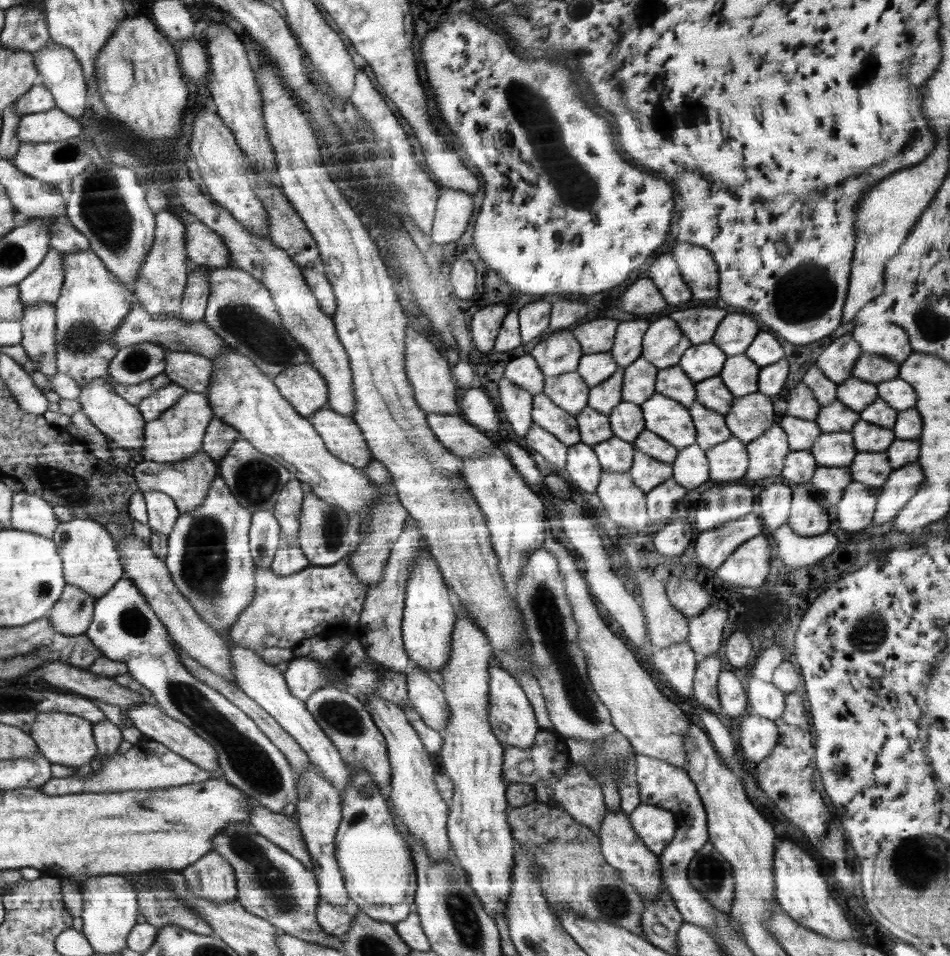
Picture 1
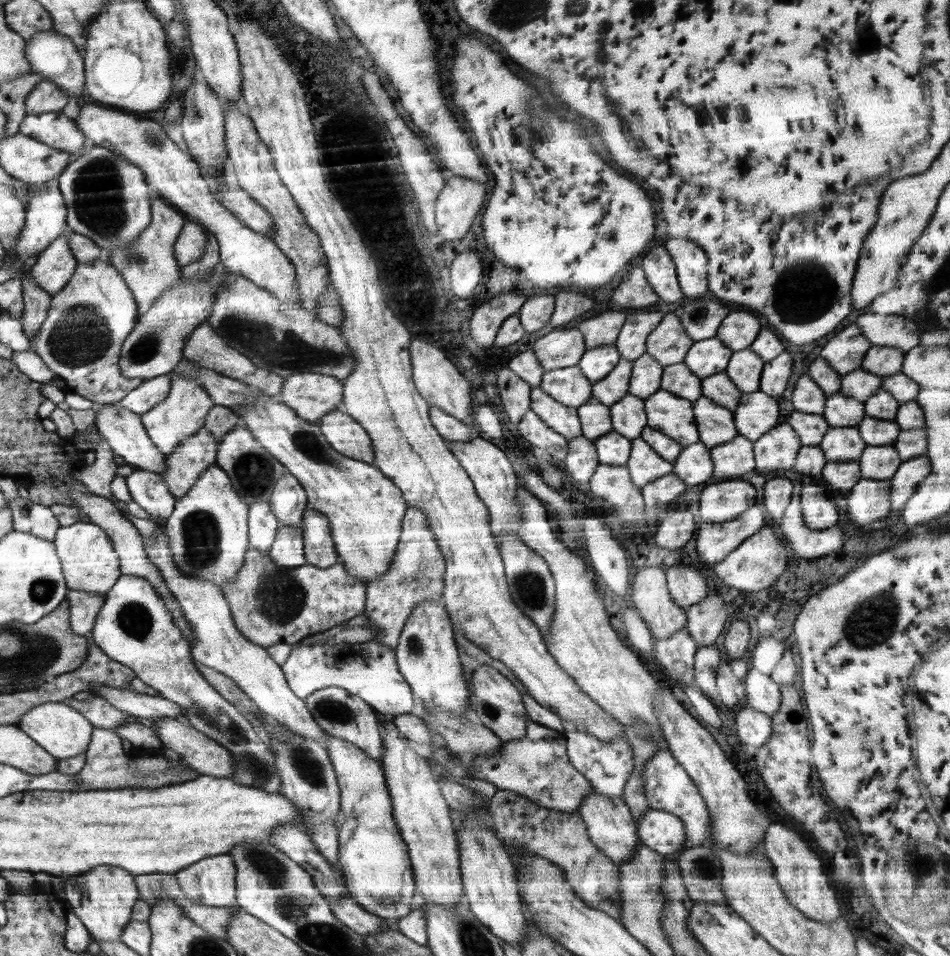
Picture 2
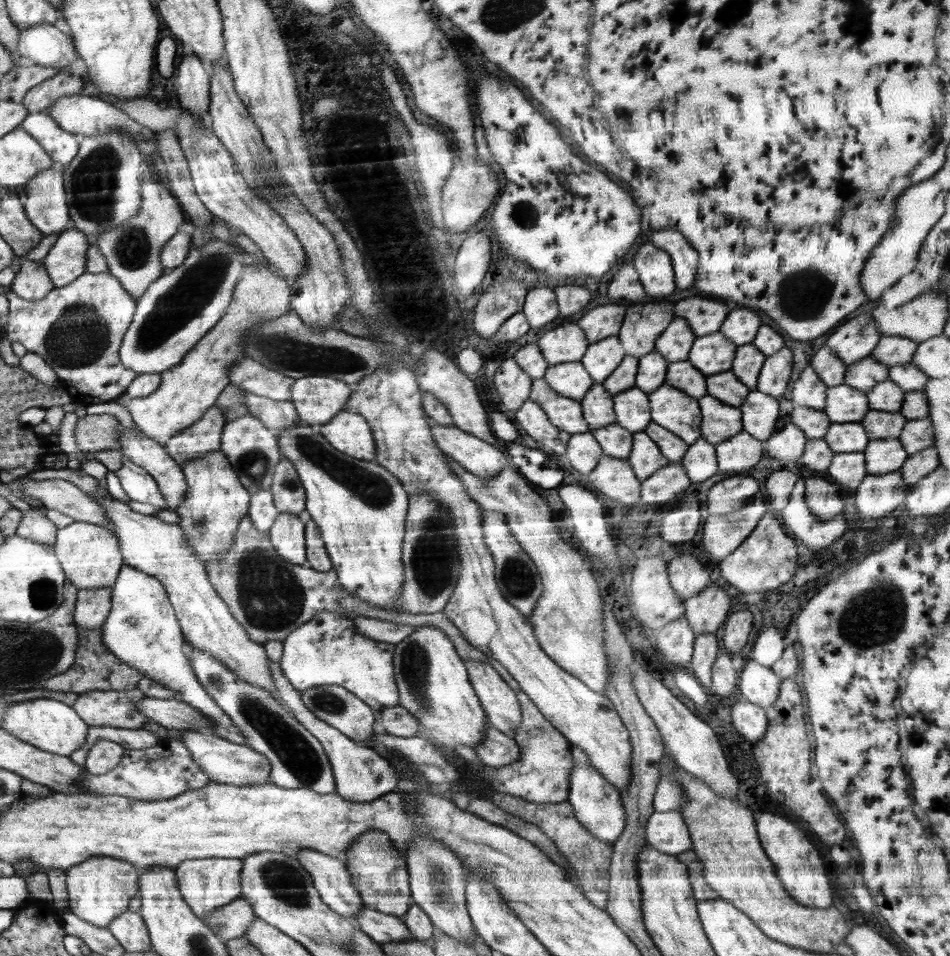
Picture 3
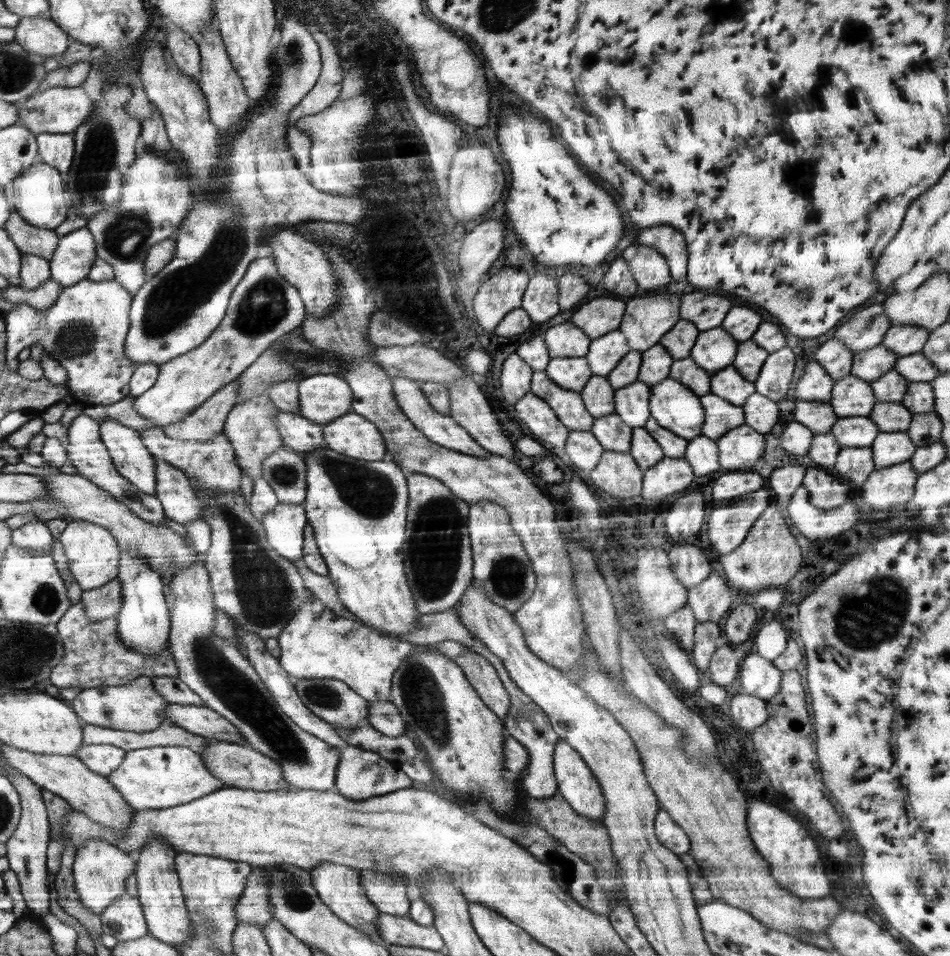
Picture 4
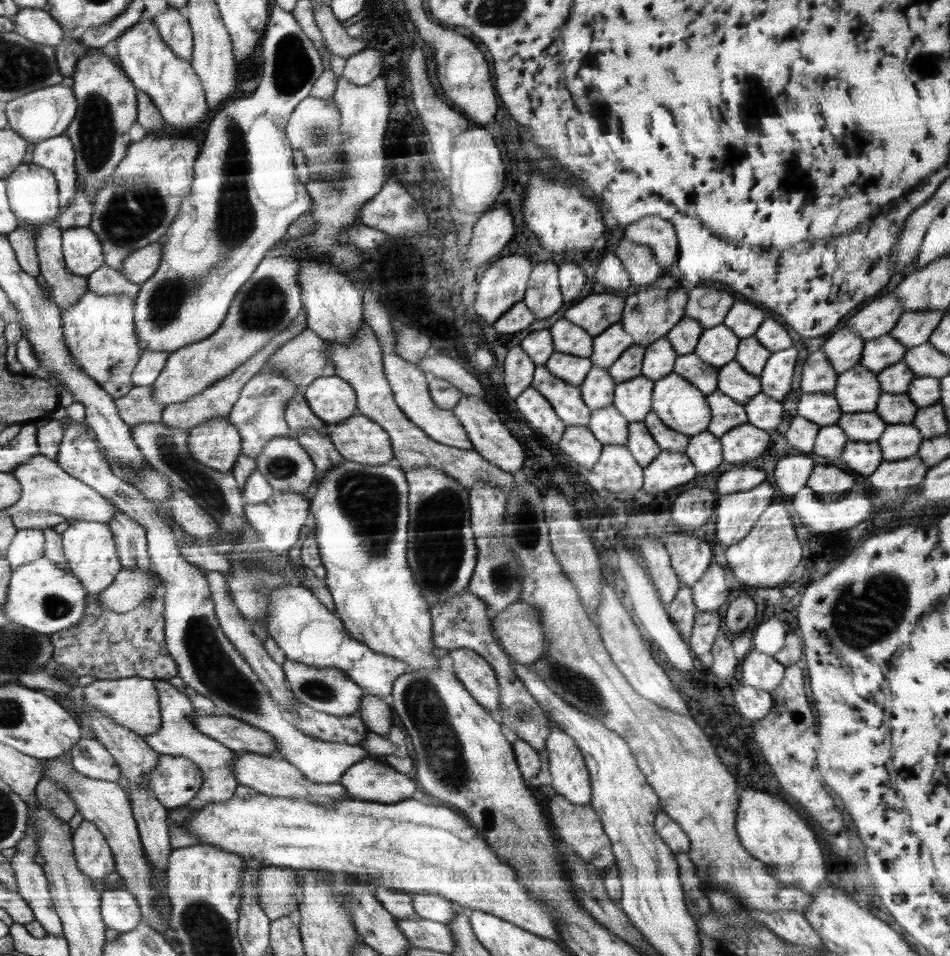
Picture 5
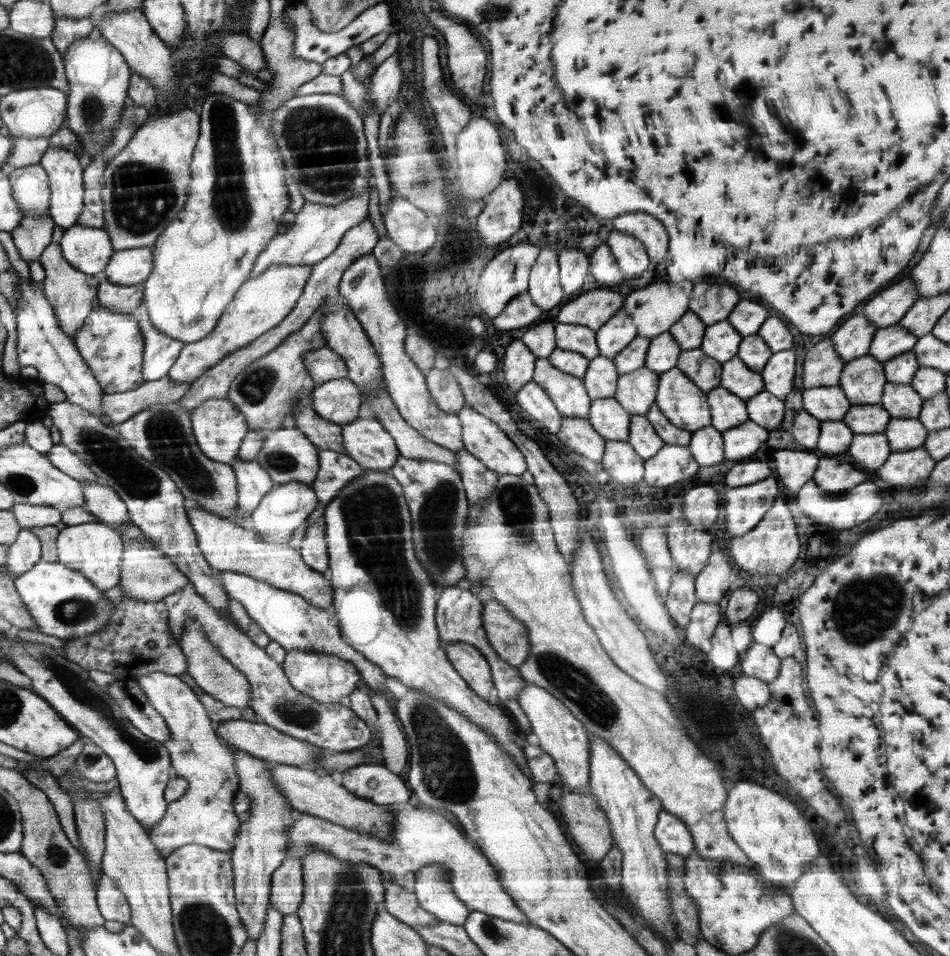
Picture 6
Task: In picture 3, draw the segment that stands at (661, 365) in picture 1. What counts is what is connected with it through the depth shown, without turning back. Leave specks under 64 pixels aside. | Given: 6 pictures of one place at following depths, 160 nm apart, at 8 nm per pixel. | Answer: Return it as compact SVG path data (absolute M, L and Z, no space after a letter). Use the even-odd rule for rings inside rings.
M675 316L668 328L656 340L655 350L669 363L680 362L688 358L696 338L688 322L684 318Z

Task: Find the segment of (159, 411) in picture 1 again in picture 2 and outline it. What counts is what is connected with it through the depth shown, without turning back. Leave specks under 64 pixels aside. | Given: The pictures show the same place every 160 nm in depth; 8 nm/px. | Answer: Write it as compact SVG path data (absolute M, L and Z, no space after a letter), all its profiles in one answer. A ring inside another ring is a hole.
M169 374L143 379L140 386L131 390L127 397L117 404L142 416L144 412L148 412L154 406L158 406L160 402L164 402L164 398L168 398L167 394L170 393L170 390L171 378Z

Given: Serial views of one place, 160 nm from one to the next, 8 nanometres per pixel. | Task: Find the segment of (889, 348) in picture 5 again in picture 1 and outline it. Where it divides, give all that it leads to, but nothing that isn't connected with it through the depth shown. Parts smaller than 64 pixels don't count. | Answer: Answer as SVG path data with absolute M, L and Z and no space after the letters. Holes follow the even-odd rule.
M851 376L837 385L837 399L859 413L878 399L877 385Z

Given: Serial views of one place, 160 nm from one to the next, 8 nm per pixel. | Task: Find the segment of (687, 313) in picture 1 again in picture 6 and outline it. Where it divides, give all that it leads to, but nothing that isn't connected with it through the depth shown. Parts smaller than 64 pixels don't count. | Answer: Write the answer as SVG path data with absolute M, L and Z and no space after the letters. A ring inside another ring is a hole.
M701 283L693 286L689 311L711 325L727 319L738 302L739 294L732 287Z

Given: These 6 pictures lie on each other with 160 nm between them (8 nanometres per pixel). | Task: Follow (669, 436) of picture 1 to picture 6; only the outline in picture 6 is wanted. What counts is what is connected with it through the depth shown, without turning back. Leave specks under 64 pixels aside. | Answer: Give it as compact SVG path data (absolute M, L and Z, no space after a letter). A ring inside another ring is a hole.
M678 367L659 375L655 403L668 421L682 430L694 432L711 426L706 392Z

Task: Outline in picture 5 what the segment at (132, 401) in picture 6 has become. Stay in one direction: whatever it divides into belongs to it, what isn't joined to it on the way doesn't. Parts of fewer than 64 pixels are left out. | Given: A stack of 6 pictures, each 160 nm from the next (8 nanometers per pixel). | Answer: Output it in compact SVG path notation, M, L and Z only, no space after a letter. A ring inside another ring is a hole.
M153 385L134 386L122 398L115 400L120 419L131 427L144 422L162 422L163 408L152 398Z

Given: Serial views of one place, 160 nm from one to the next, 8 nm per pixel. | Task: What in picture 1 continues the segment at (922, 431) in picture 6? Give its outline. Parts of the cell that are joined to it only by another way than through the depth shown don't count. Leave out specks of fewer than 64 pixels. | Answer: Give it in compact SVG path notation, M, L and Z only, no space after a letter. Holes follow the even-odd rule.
M885 451L857 452L849 464L849 469L854 481L876 491L888 480L893 471Z

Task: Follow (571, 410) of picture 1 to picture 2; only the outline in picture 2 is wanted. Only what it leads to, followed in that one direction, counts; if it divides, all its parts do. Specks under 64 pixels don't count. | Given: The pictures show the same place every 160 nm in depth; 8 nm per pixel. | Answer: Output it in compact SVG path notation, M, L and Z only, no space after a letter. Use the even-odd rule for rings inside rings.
M578 365L544 371L539 384L560 404L576 410L592 397L592 385Z

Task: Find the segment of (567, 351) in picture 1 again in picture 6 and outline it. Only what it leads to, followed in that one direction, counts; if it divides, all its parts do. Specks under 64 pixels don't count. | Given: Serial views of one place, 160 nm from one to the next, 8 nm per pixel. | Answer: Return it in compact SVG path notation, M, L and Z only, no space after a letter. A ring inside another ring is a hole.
M557 323L555 325L555 344L562 350L570 350L592 360L599 355L596 330L587 326Z

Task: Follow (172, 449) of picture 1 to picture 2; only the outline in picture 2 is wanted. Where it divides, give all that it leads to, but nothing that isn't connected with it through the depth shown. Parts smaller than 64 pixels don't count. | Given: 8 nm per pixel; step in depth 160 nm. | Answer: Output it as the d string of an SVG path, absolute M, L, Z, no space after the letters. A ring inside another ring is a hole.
M170 372L169 375L171 390L167 394L168 398L164 398L164 402L160 402L158 406L154 406L141 416L151 441L166 456L174 452L188 437L198 433L206 425L208 414L216 406L202 383L197 383L182 373Z

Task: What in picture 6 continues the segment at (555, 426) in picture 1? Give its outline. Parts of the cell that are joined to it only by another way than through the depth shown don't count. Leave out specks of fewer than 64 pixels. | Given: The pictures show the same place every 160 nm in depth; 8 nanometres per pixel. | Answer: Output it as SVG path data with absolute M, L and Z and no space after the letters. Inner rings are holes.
M542 357L535 362L533 381L544 388L563 417L588 417L591 398L583 378L562 372L548 357Z

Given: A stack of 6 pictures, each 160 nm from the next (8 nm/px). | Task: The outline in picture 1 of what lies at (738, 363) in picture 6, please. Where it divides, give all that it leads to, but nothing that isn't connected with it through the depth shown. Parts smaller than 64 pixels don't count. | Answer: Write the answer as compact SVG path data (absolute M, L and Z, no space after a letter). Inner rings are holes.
M720 375L697 382L695 387L698 404L724 416L730 412L735 396L723 383Z

